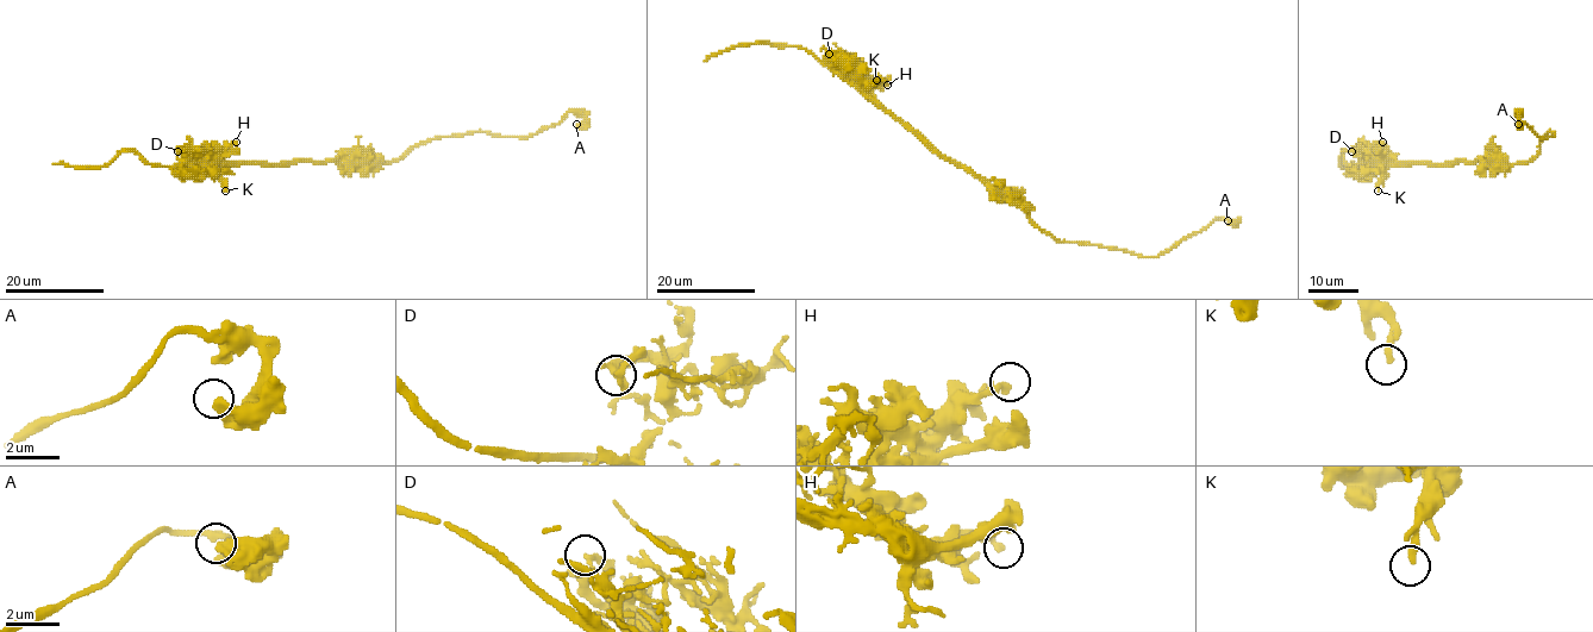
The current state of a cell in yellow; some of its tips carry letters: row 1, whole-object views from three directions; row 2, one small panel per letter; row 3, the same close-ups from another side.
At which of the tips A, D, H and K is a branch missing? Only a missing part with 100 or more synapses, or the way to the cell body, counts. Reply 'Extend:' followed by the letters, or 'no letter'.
Extend: no letter

